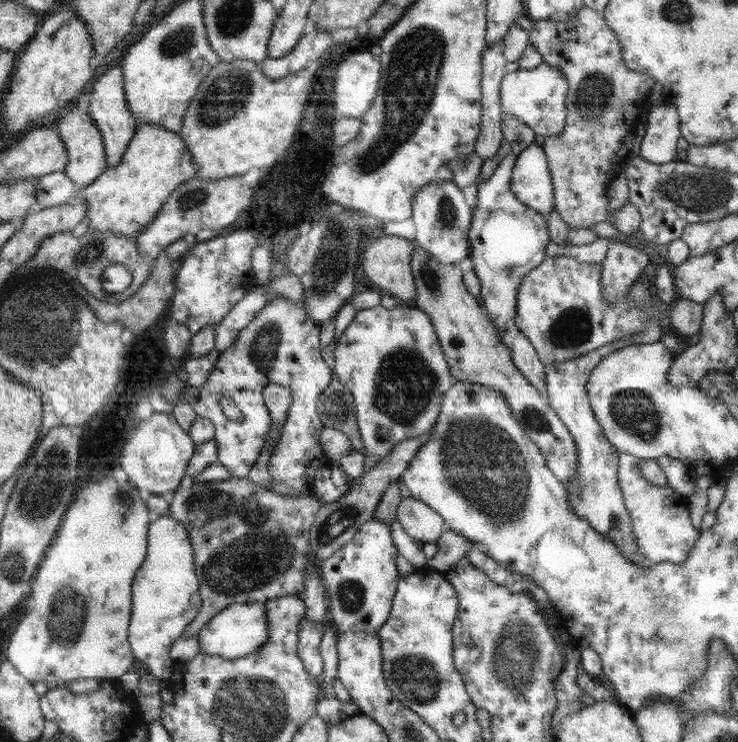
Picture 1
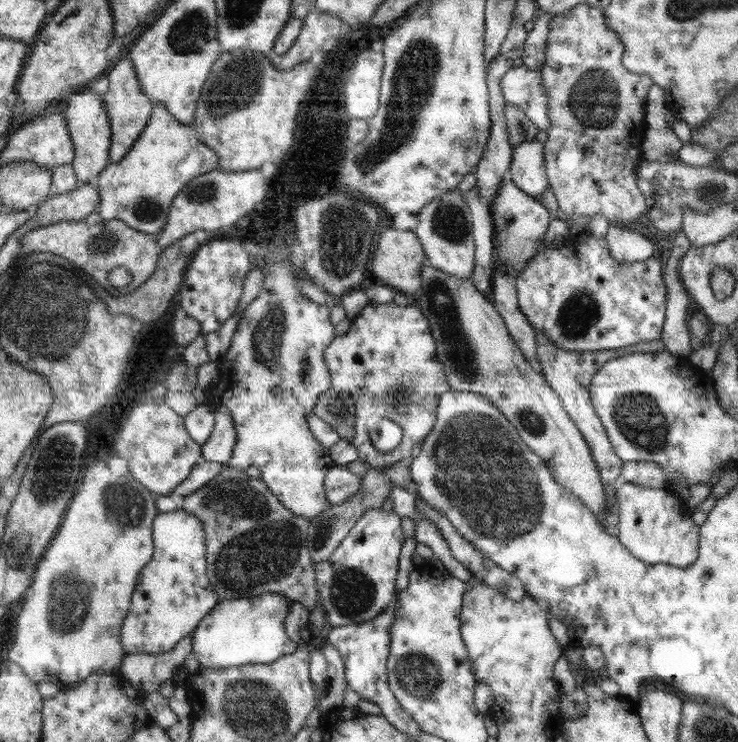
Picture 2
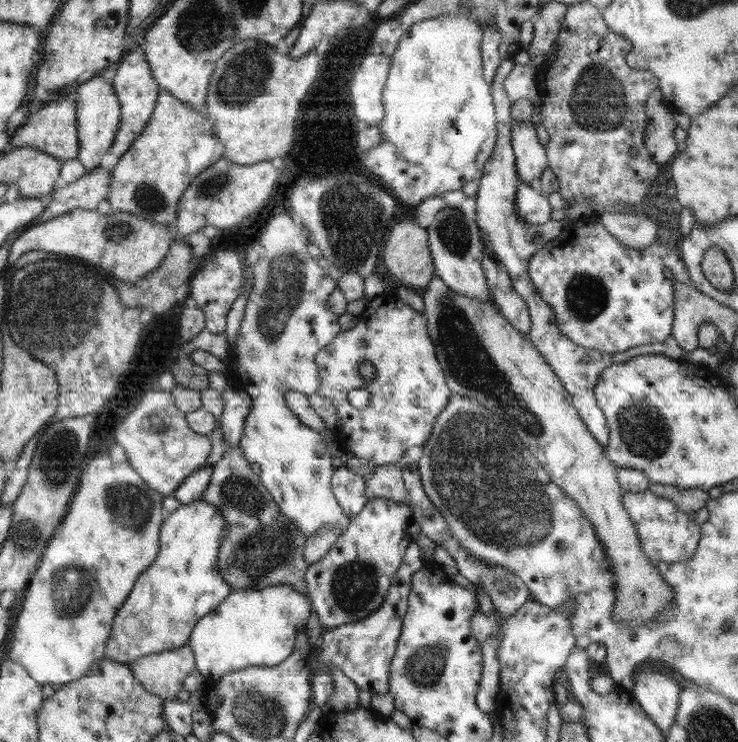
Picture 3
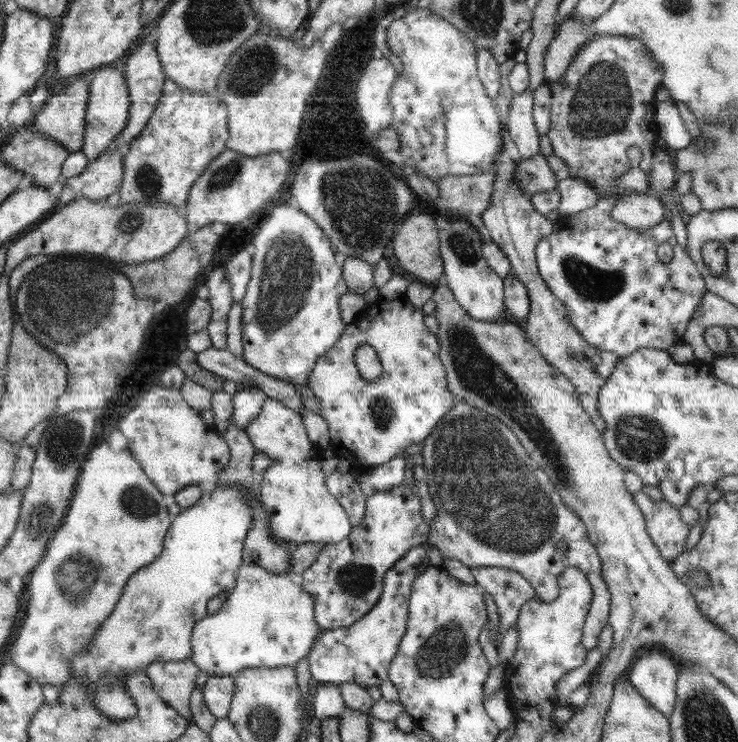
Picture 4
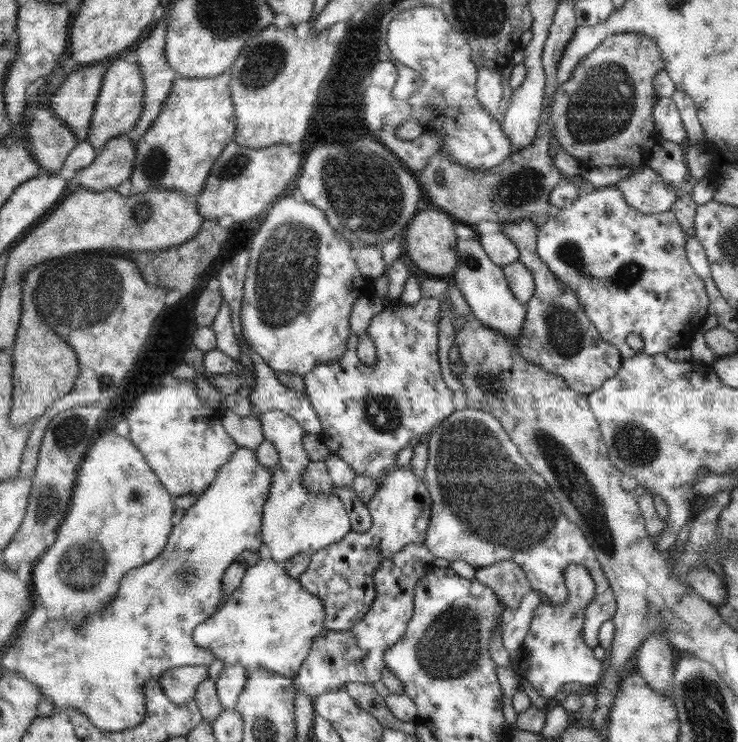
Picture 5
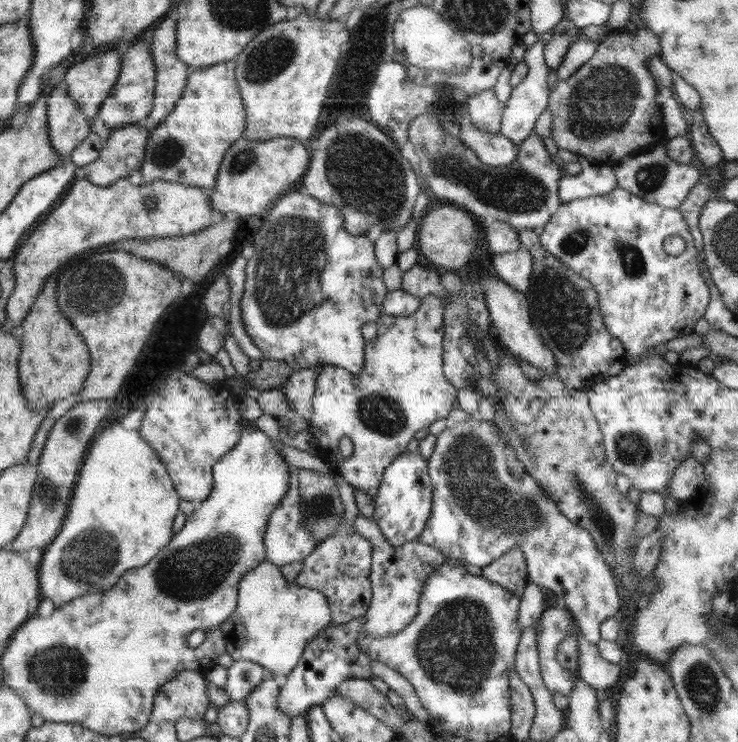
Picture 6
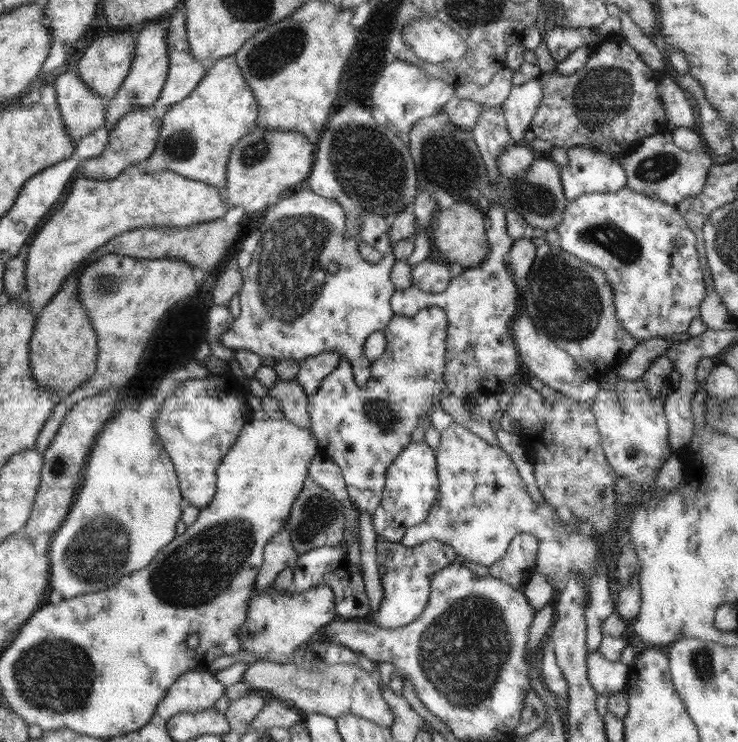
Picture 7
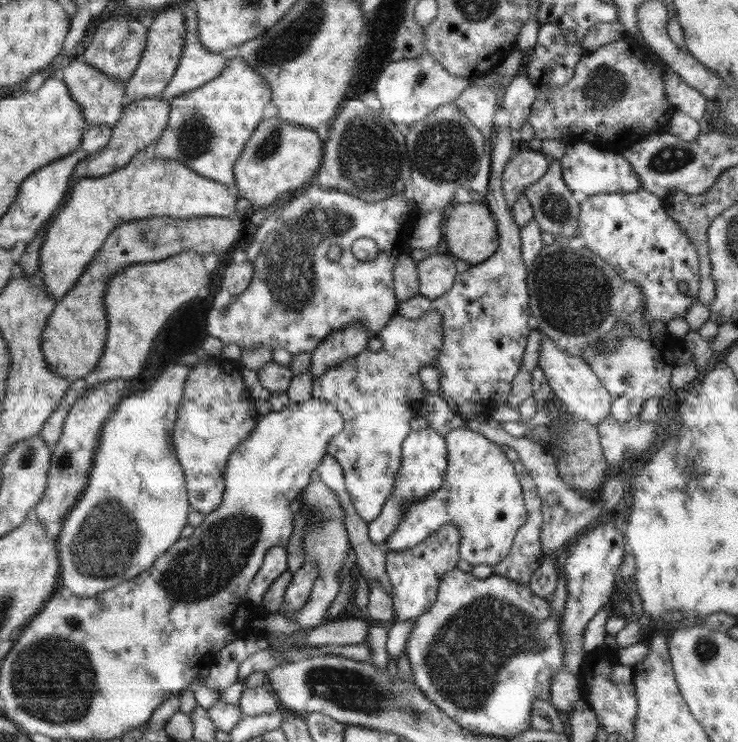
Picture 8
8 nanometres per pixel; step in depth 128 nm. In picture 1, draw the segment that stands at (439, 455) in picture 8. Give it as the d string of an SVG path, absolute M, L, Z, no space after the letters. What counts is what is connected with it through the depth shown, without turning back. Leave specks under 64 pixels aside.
M380 519L366 521L348 543L322 561L320 576L330 600L328 610L333 627L339 631L379 631L388 620L397 584L402 577L396 565L398 549L392 541L390 525Z

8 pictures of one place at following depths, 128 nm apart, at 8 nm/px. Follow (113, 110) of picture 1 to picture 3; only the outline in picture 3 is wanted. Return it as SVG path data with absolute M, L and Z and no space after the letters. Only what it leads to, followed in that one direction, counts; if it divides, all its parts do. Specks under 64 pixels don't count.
M137 48L132 52L128 51L125 56L121 57L119 68L112 80L112 87L114 87L114 91L118 95L122 114L120 114L120 126L114 137L114 142L102 157L103 161L100 166L106 171L114 170L120 158L134 142L134 139L148 124L148 120L150 120L157 103L159 93L158 81L154 79L150 63L148 63L148 59L146 59L146 55L144 55L144 51L141 48Z

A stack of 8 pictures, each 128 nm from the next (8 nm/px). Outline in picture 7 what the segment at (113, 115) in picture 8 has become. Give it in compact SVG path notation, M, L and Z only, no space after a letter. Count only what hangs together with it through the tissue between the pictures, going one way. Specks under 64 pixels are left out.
M78 69L66 71L61 75L57 74L54 89L56 89L56 99L58 99L62 119L68 127L68 133L74 139L74 143L77 143L83 136L90 134L93 130L106 126L107 102L98 93L94 93L86 85L86 81L82 81Z

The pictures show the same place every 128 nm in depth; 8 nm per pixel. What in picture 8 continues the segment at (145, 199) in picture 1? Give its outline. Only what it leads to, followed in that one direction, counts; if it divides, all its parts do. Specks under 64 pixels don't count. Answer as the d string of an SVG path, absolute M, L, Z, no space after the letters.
M231 53L228 66L220 72L220 76L217 76L214 80L209 80L206 84L194 90L176 95L169 102L169 121L160 138L156 141L154 157L176 160L188 166L197 174L234 190L236 185L236 178L234 177L235 165L240 159L246 142L250 140L252 132L263 120L264 108L266 108L268 102L271 102L271 98L272 89L270 89L268 81L260 73L254 71L254 68L246 63L244 57Z

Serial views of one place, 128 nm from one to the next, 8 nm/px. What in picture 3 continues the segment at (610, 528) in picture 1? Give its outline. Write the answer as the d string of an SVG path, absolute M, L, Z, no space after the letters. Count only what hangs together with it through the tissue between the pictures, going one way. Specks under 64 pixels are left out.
M502 59L494 80L491 84L491 95L493 98L496 120L497 120L497 138L494 150L490 159L484 164L484 173L479 179L479 190L476 196L476 214L478 216L477 226L479 231L486 234L488 237L486 245L492 256L498 261L503 271L508 273L512 282L512 289L518 292L518 295L524 300L531 316L531 329L529 339L532 345L540 351L544 356L546 362L554 369L554 373L558 375L558 379L562 381L564 389L570 393L574 407L578 409L582 421L586 423L586 427L590 429L590 433L594 439L606 448L609 440L609 428L604 411L600 409L594 396L594 388L596 382L600 378L600 372L612 364L618 364L626 361L633 356L645 355L650 353L660 353L664 356L670 356L678 362L690 362L696 366L704 366L708 370L715 371L720 358L718 351L703 349L702 347L694 350L686 350L680 345L674 337L666 338L664 342L654 342L654 344L641 344L630 350L626 350L621 354L604 353L599 354L595 350L584 348L576 345L570 337L562 334L556 317L554 317L554 309L552 305L548 304L542 299L538 293L536 286L530 279L528 264L531 261L534 253L538 252L548 241L565 233L564 227L570 222L568 219L549 221L545 224L532 224L521 220L516 211L518 186L522 180L516 169L516 156L514 155L512 146L511 124L510 116L511 100L504 88L504 80L508 73L515 65L513 60Z

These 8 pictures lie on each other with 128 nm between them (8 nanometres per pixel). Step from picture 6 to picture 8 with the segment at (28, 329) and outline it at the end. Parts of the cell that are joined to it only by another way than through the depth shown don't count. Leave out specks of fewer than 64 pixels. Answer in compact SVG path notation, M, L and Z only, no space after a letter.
M154 216L147 219L130 220L120 224L106 238L104 245L90 260L78 282L58 300L42 332L42 353L50 369L66 377L68 385L94 371L104 352L108 336L105 294L108 280L124 270L126 266L144 262L157 262L191 248L199 255L210 252L220 254L240 238L240 218L233 217L190 217L177 219L170 216Z

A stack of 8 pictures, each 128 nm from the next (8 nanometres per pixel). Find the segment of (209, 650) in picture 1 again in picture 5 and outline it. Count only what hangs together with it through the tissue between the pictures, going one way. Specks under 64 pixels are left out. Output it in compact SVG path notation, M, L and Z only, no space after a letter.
M263 544L260 560L245 570L240 586L224 606L195 626L193 641L196 647L211 650L225 666L240 664L248 672L262 668L292 680L308 657L313 642L326 629L324 618L326 609L322 600L288 576Z

